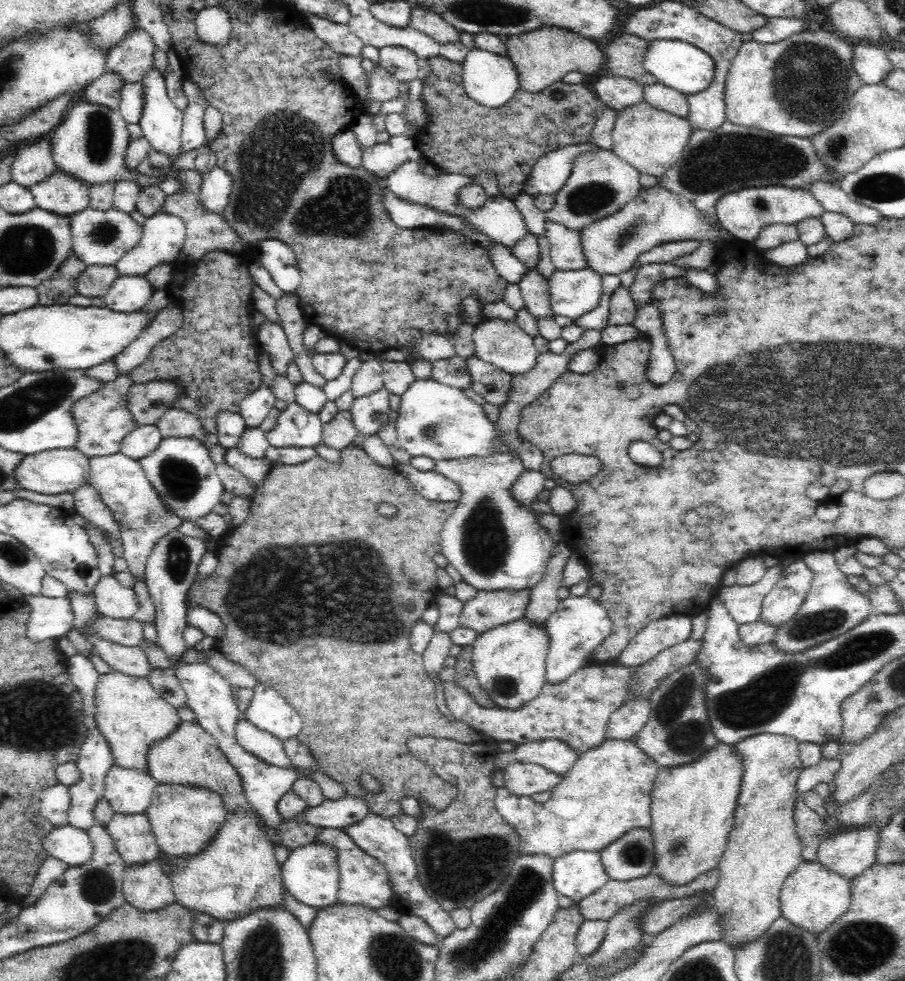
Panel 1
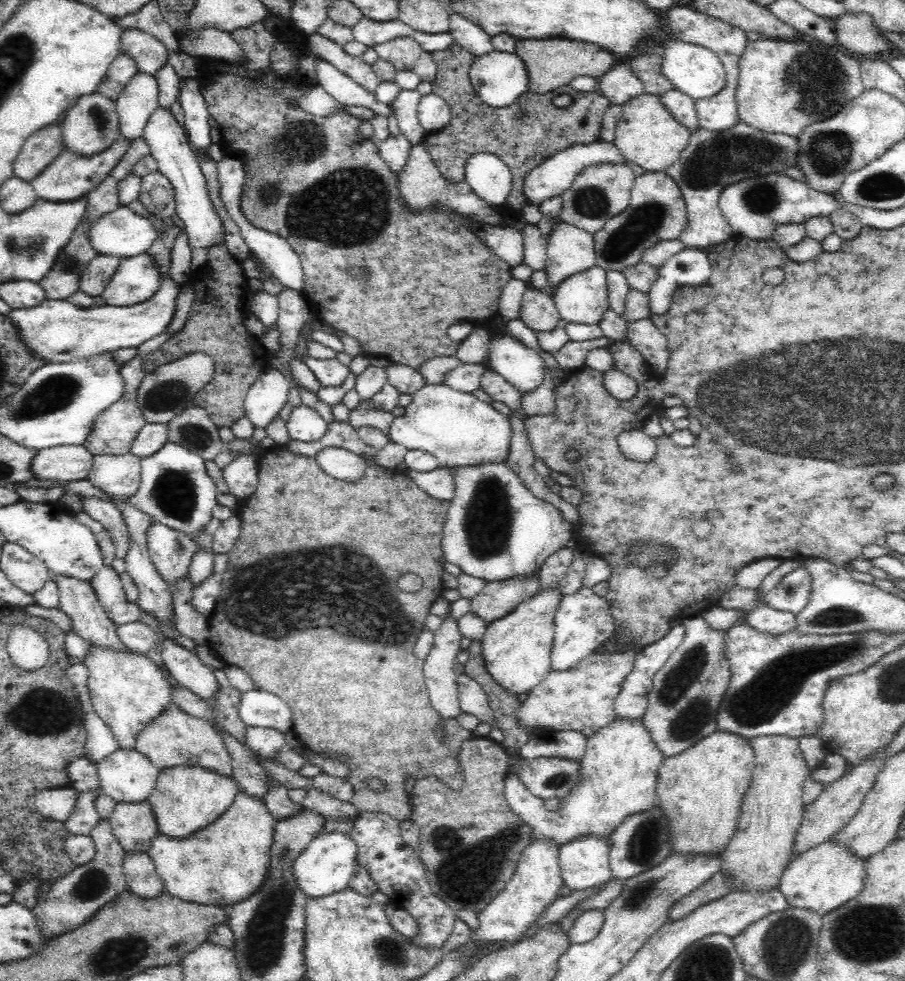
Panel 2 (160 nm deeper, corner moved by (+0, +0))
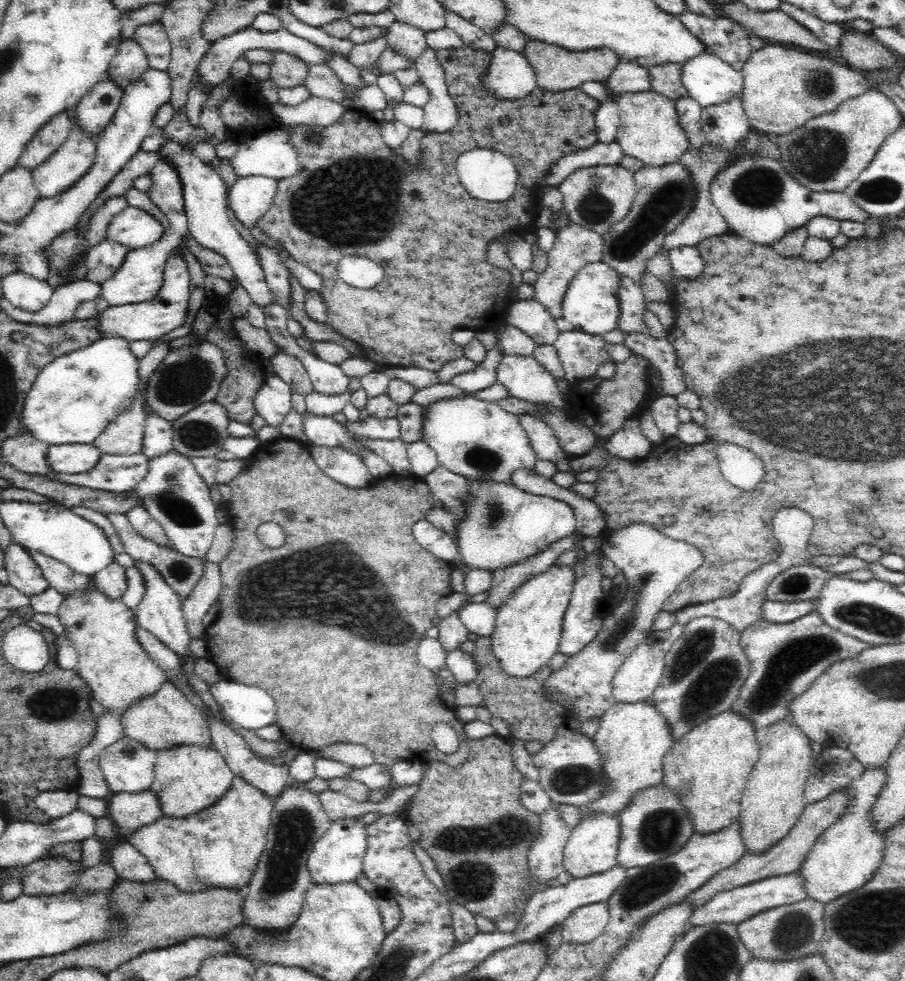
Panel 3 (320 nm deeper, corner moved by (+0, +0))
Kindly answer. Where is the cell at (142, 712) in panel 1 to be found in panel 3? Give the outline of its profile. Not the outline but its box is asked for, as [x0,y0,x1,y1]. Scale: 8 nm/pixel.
[57,578,168,715]

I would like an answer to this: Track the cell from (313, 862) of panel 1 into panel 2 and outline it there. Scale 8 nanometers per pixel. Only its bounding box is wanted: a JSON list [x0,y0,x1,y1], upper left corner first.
[293,832,358,896]

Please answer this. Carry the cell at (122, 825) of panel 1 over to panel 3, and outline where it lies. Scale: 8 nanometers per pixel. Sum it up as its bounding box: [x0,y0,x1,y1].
[107,789,162,837]

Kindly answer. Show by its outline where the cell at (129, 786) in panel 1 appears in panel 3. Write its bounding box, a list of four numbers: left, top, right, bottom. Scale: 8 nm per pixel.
[99,734,156,794]

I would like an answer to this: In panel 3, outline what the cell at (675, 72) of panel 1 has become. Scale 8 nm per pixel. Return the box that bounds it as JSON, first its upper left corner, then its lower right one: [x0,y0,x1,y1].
[682,51,745,108]

